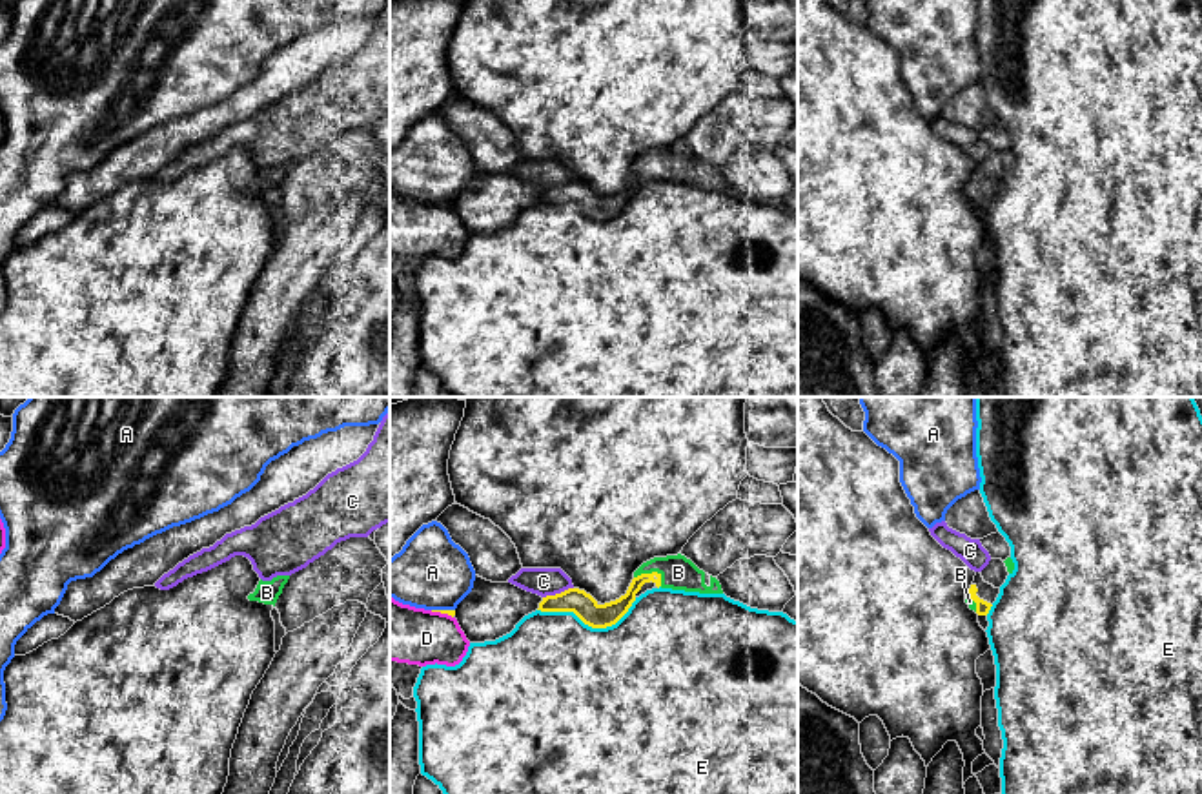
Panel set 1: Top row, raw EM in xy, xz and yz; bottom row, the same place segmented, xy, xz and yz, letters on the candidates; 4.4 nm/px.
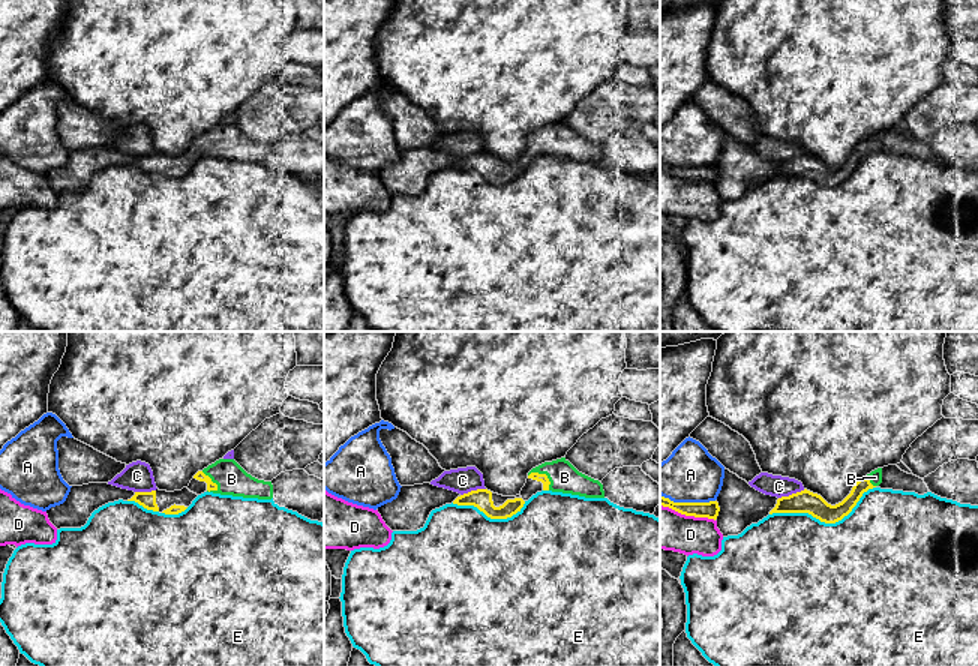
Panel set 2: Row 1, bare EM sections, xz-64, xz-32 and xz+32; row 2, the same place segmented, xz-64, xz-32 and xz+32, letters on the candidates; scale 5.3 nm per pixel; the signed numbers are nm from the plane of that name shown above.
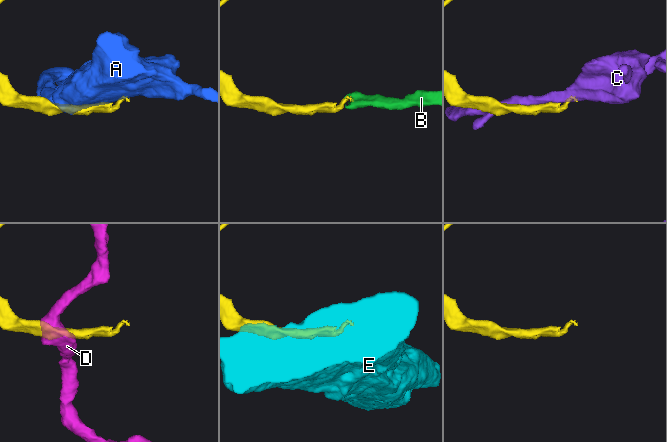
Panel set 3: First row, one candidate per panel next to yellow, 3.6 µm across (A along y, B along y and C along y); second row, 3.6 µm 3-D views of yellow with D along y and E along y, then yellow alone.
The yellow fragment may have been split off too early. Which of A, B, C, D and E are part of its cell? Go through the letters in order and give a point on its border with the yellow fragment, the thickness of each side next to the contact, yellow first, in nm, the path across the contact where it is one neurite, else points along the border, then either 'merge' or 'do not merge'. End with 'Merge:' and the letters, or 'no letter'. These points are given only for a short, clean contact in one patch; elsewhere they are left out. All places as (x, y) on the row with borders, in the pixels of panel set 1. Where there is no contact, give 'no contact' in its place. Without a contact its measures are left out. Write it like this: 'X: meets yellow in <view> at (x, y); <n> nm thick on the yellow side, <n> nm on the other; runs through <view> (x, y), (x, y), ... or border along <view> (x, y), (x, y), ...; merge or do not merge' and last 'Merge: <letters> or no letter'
A: meets yellow in xz at (443, 610); 30 nm thick on the yellow side, 320 nm on the other; do not merge
B: meets yellow in xz at (652, 572); 90 nm thick on the yellow side, 150 nm on the other; runs through xz (614, 610), (652, 572), (678, 572); merge
C: meets yellow in xz at (558, 594); 110 nm thick on the yellow side, 130 nm on the other; do not merge
D: meets yellow in xz at (441, 612); 30 nm thick on the yellow side, 260 nm on the other; do not merge
E: meets yellow in xz at (589, 625); 110 nm thick on the yellow side, 500 nm on the other; do not merge
Merge: B

